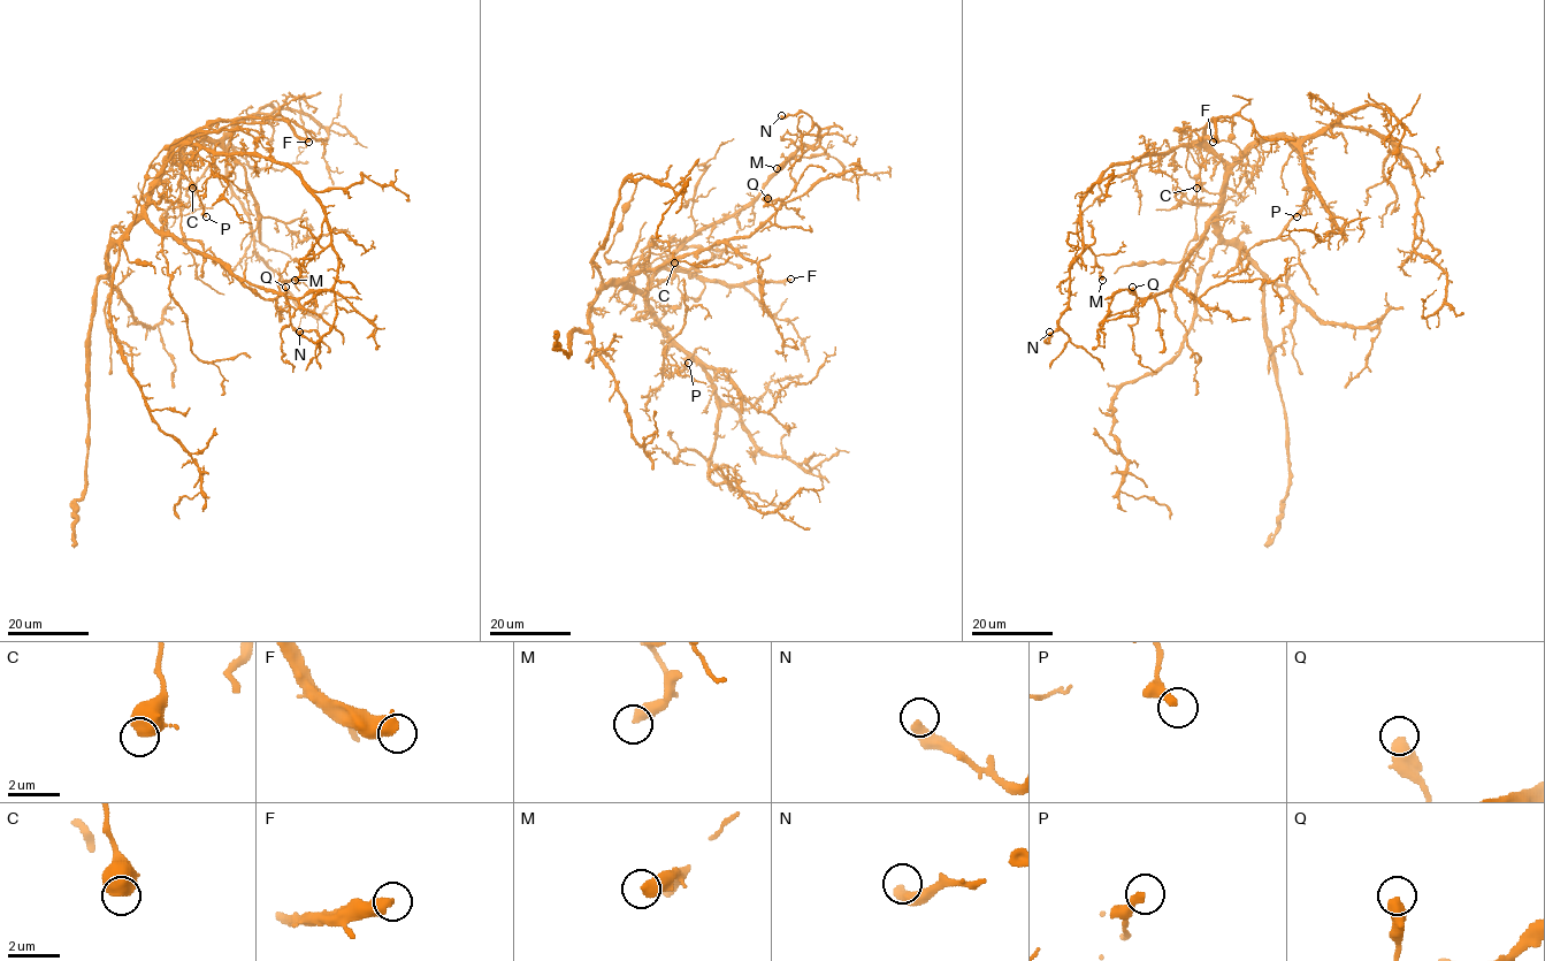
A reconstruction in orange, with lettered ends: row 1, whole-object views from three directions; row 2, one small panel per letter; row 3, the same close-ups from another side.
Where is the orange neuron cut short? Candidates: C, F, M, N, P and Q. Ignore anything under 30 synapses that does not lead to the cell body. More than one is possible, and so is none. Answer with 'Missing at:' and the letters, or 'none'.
Missing at: F

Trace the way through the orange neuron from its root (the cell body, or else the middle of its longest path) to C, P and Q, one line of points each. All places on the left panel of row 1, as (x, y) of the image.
C: (158, 173), (169, 152), (184, 144), (177, 152), (188, 168), (192, 188)
P: (158, 173), (167, 152), (186, 136), (181, 152), (181, 185), (196, 190), (206, 216)
Q: (158, 173), (146, 210), (158, 229), (219, 258), (250, 283), (293, 297), (297, 309), (285, 299), (285, 287)

